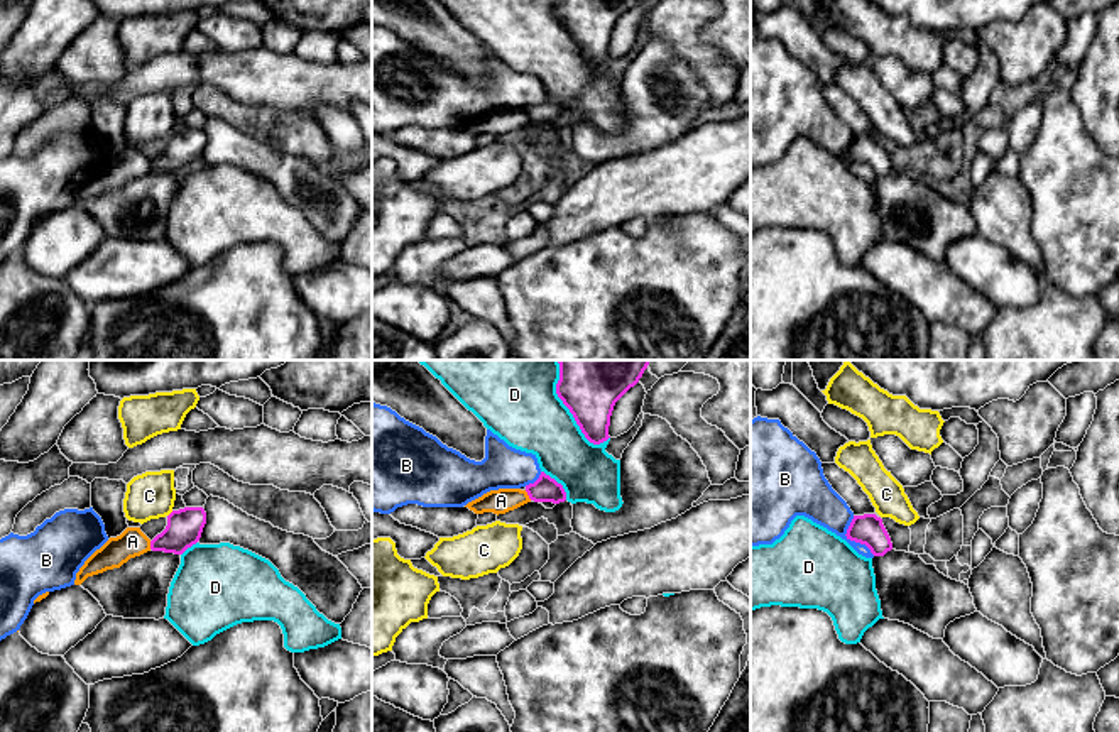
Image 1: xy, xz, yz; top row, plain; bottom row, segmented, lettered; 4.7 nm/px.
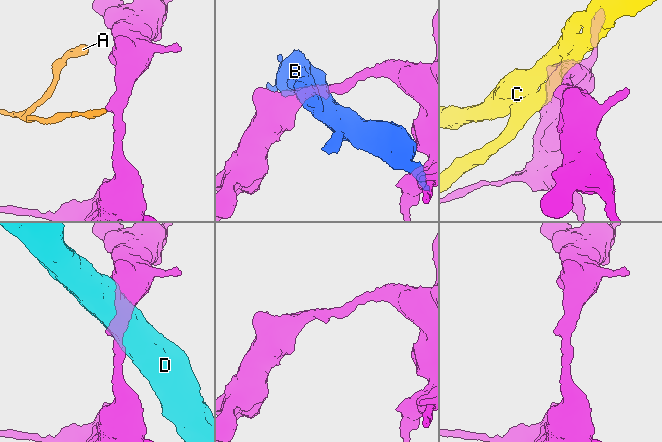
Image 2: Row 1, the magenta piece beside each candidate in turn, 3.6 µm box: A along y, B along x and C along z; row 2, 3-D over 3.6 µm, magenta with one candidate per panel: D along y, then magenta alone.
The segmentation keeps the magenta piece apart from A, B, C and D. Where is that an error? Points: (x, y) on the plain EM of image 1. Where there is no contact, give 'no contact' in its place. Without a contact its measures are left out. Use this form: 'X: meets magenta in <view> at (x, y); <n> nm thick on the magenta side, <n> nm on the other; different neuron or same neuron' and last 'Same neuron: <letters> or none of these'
A: meets magenta in xz at (528, 115); 120 nm thick on the magenta side, 120 nm on the other; different neuron
B: meets magenta in yz at (851, 161); 150 nm thick on the magenta side, 190 nm on the other; different neuron
C: meets magenta in xy at (169, 136); 170 nm thick on the magenta side, 220 nm on the other; different neuron
D: meets magenta in xz at (573, 38); 220 nm thick on the magenta side, 340 nm on the other; different neuron
Same neuron: none of these

